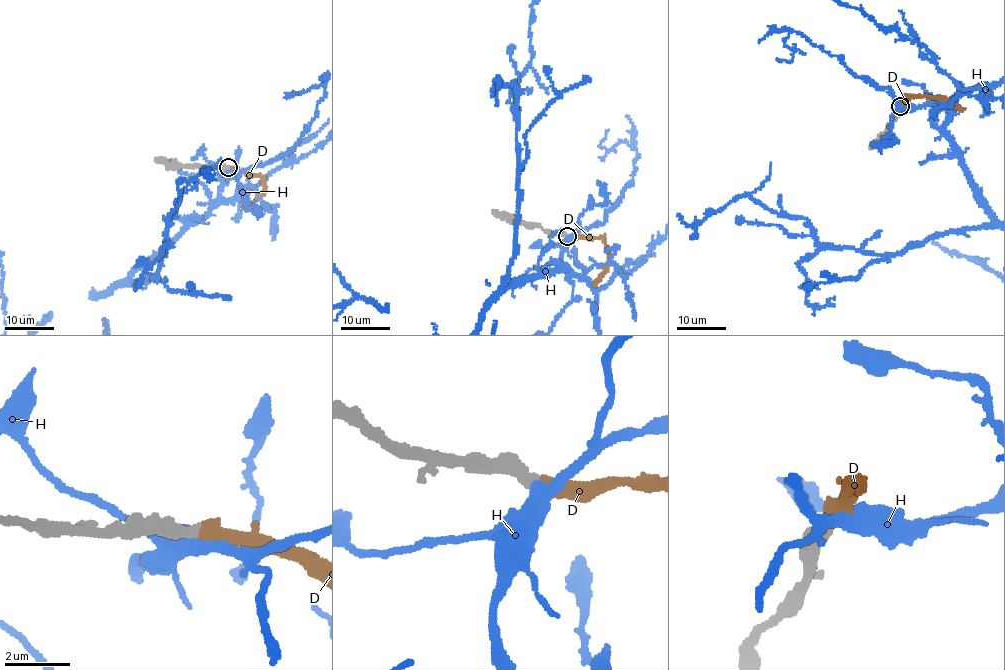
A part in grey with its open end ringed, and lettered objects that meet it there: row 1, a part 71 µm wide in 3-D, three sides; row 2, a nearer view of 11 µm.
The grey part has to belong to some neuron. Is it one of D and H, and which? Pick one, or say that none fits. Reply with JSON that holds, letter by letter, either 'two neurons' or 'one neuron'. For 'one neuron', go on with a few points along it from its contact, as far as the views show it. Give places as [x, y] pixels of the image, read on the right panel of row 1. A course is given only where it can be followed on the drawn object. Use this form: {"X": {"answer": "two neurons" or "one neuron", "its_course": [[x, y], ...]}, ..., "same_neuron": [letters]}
{"D": {"answer": "one neuron", "its_course": [[901, 106], [907, 95], [942, 98], [964, 108]]}, "H": {"answer": "two neurons"}, "same_neuron": ["D"]}

